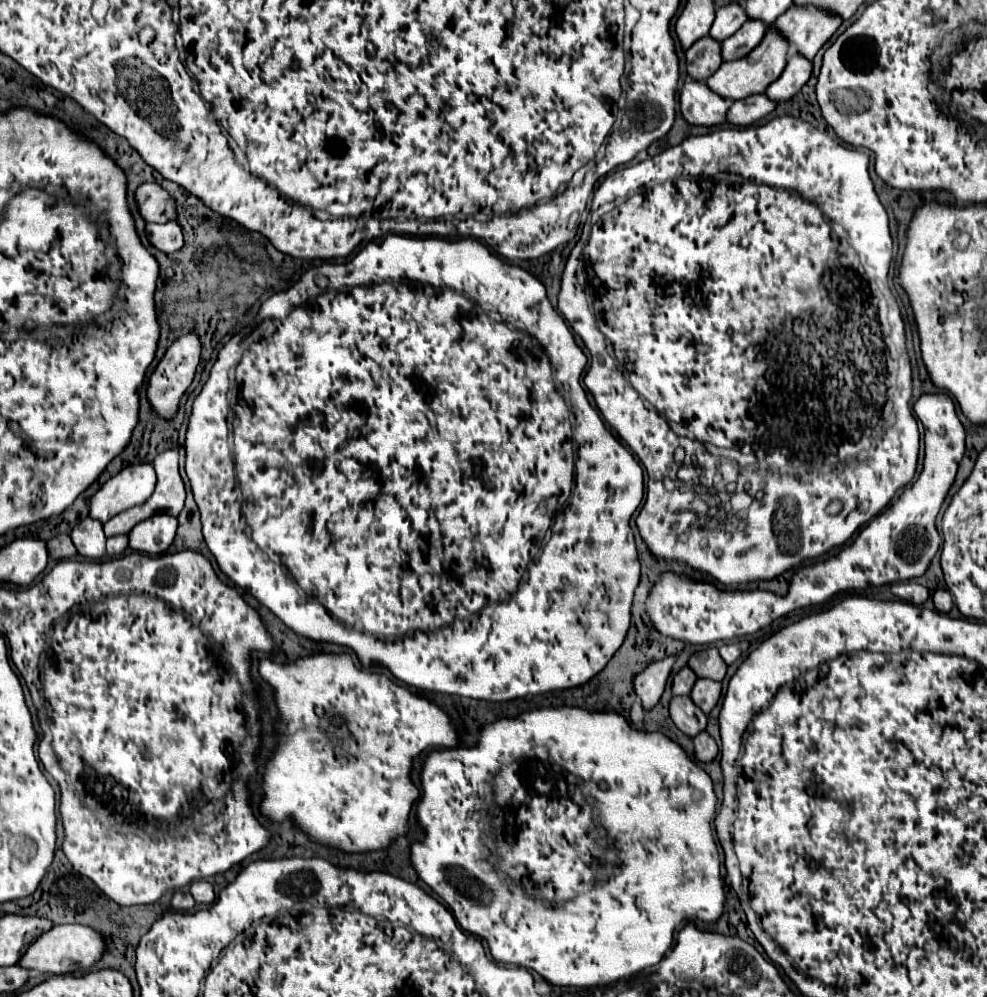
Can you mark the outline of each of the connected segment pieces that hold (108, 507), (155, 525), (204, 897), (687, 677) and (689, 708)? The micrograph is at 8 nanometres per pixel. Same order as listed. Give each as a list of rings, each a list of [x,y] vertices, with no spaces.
[[[148,463],[130,465],[118,475],[110,477],[90,499],[90,515],[100,523],[106,523],[114,515],[144,503],[156,485],[154,467]]]
[[[168,513],[148,517],[148,521],[142,521],[136,529],[132,529],[132,533],[128,533],[128,547],[146,555],[162,555],[172,545],[176,527],[178,519]]]
[[[194,881],[190,885],[190,893],[196,899],[196,903],[212,903],[214,901],[214,889],[208,881]]]
[[[690,667],[680,669],[672,681],[672,695],[688,695],[692,691],[692,685],[696,679],[698,677],[692,673]]]
[[[674,697],[670,701],[670,719],[688,737],[696,737],[706,729],[706,715],[692,703],[690,697]]]

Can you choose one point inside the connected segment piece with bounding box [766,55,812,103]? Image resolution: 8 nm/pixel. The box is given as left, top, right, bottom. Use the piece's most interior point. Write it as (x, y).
(795, 76)

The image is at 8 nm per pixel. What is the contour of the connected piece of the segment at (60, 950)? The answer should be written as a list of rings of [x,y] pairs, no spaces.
[[[54,925],[48,933],[40,935],[28,951],[20,957],[18,965],[30,971],[38,973],[50,973],[50,975],[66,975],[66,973],[80,973],[80,969],[92,969],[92,965],[102,957],[104,951],[104,937],[86,927],[86,925]]]

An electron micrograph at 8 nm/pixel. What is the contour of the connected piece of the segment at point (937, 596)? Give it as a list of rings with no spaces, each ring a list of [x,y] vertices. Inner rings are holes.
[[[938,589],[938,591],[932,595],[932,599],[934,599],[934,607],[936,607],[940,613],[948,613],[948,611],[952,609],[952,595],[950,595],[950,591]]]

